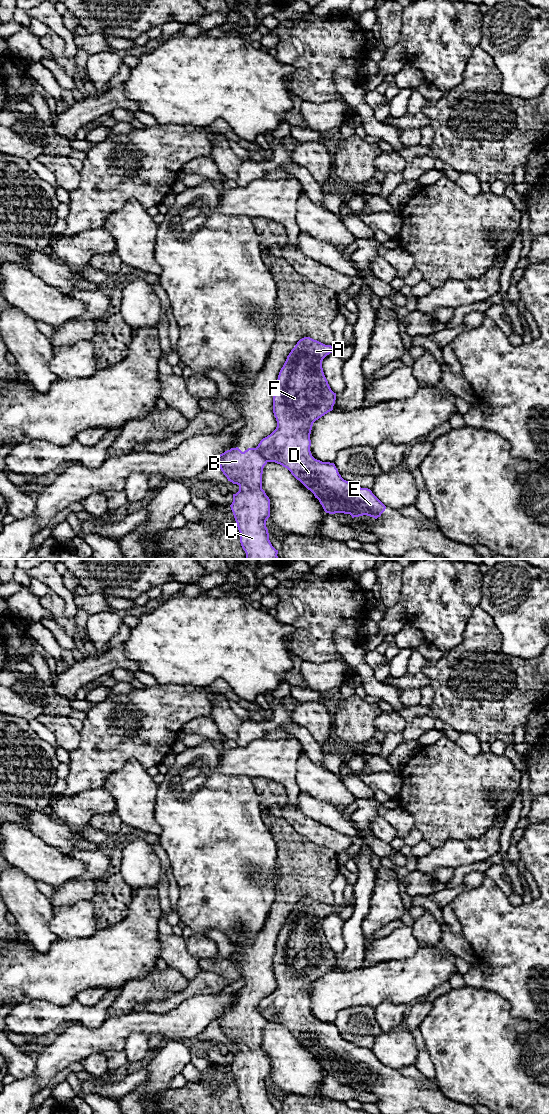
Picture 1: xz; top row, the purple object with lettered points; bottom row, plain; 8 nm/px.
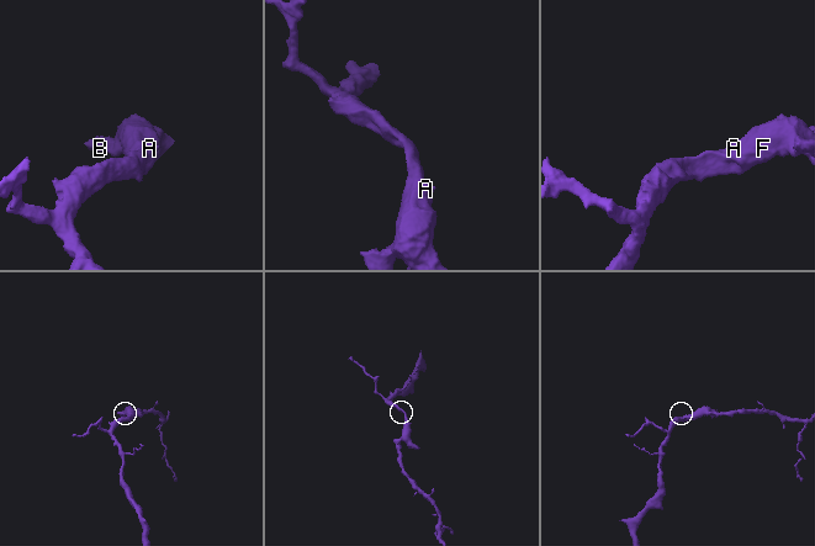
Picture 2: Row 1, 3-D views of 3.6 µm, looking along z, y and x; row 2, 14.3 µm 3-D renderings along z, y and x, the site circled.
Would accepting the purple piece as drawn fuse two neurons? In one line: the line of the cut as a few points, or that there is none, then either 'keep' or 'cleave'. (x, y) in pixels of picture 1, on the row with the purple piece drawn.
cut xz (255, 448), (268, 461); cleave

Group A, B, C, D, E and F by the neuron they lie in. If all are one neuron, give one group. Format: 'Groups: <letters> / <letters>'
Groups: A D E F / B C

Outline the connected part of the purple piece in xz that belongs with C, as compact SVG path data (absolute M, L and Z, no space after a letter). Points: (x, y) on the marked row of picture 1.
M231 448L217 457L228 481L239 486L230 505L246 559L278 559L270 540L266 521L270 517L270 499L262 489L263 468L267 460L256 448L242 452Z

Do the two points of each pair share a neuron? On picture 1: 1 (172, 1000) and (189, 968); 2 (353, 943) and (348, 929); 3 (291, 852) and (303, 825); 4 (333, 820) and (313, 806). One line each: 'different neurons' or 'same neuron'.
1: different neurons
2: same neuron
3: different neurons
4: same neuron

